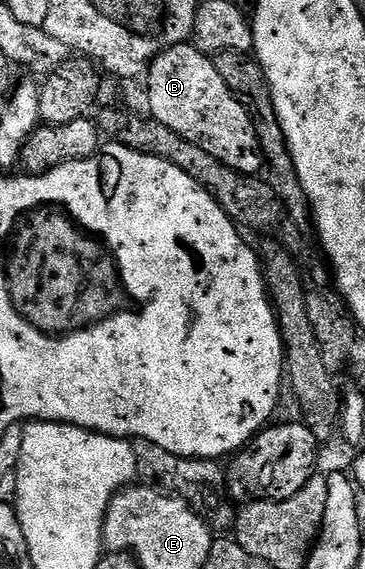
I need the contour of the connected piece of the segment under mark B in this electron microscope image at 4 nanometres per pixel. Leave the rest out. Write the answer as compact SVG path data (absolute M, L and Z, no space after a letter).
M193 43L177 44L159 54L150 64L144 83L153 119L180 134L180 138L200 146L200 150L208 150L212 158L220 158L232 170L245 176L257 176L263 171L260 142L248 110L228 90L213 59Z

